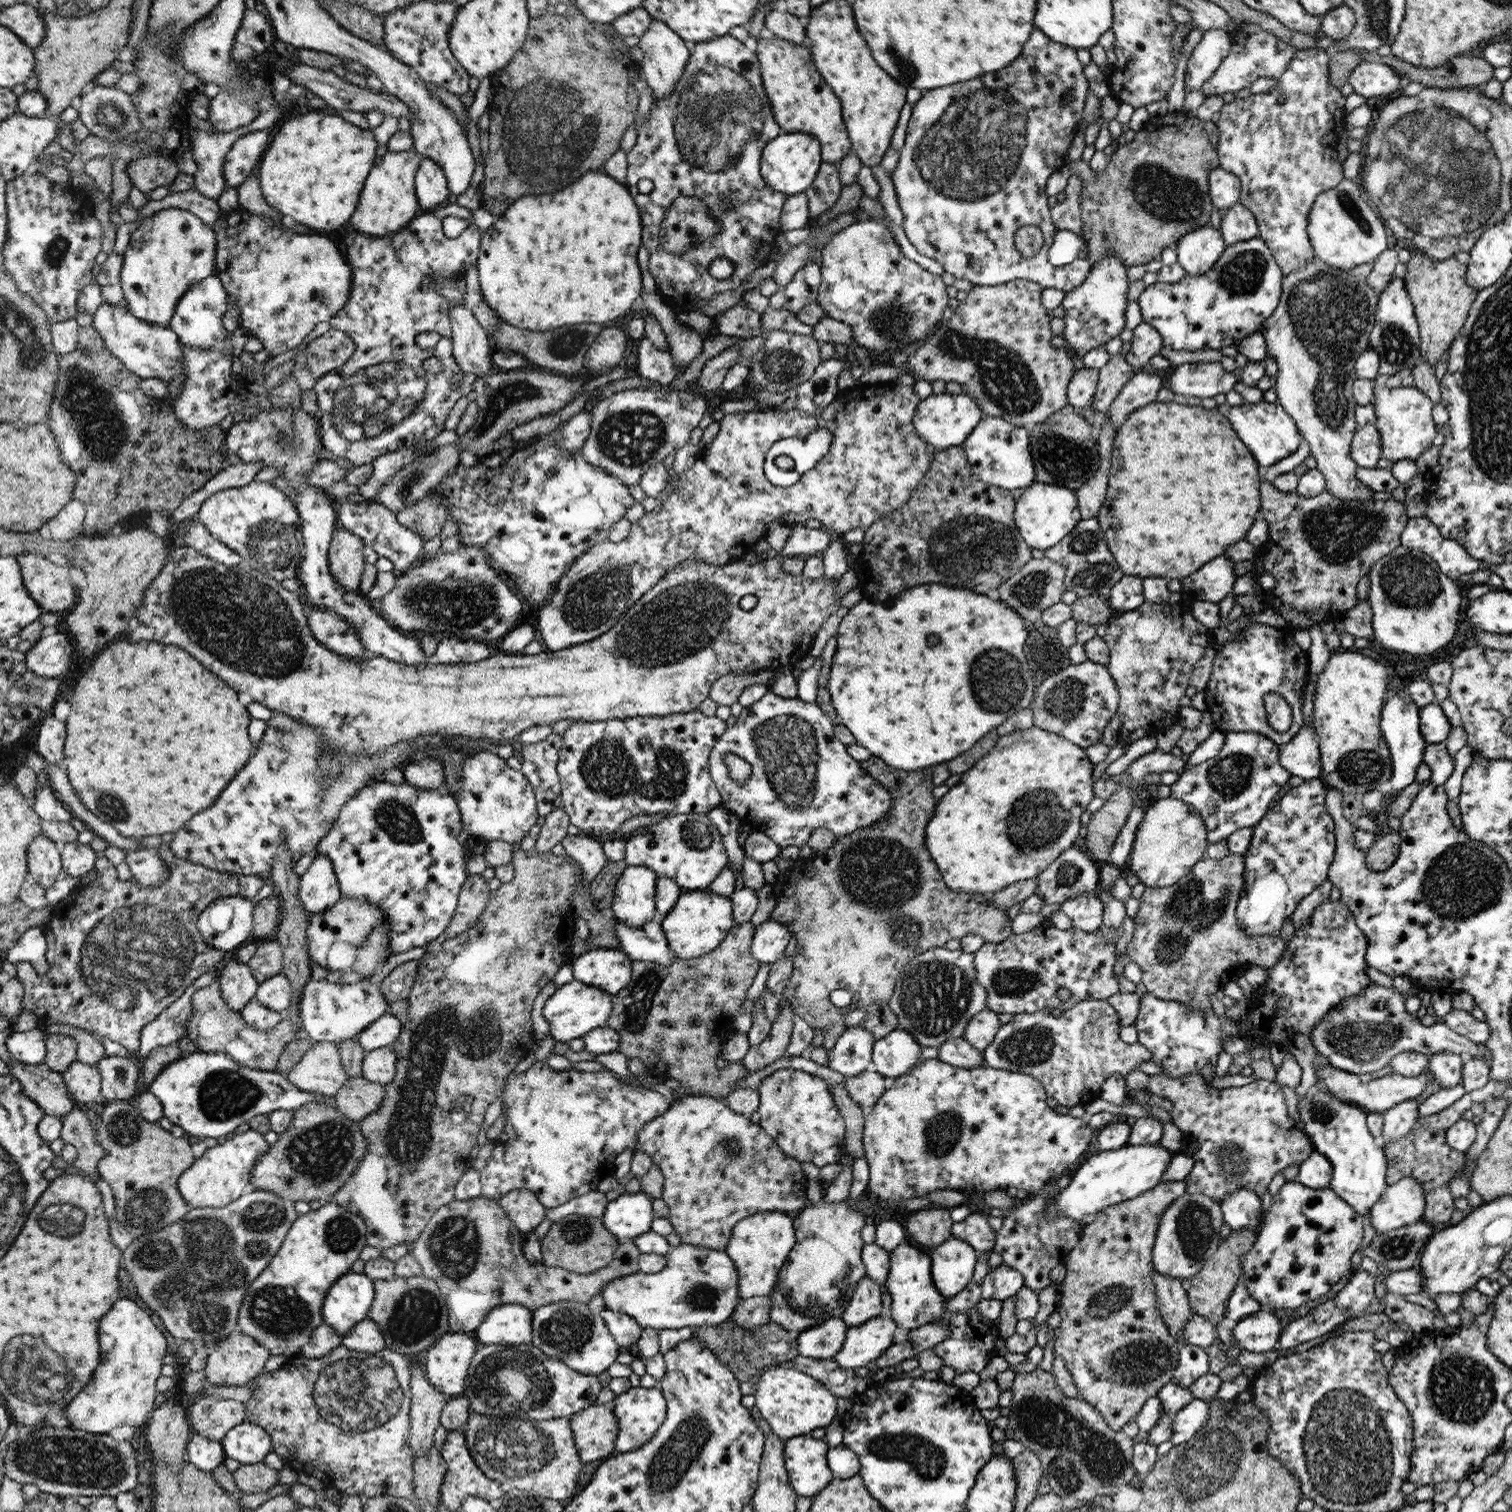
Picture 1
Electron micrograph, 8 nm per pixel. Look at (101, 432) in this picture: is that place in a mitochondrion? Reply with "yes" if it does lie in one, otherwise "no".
yes

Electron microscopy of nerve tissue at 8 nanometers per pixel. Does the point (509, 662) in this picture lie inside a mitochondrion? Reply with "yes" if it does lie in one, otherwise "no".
no

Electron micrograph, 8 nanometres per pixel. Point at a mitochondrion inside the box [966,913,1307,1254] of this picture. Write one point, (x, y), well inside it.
(1034, 1045)

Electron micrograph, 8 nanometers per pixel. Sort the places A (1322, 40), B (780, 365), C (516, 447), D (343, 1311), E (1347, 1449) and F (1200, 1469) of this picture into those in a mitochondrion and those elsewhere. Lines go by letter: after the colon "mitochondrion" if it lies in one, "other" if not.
A: other
B: mitochondrion
C: other
D: other
E: mitochondrion
F: mitochondrion

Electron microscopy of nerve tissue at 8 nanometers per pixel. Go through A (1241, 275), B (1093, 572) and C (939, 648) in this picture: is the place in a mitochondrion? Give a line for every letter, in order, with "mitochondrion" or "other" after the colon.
A: mitochondrion
B: mitochondrion
C: other

